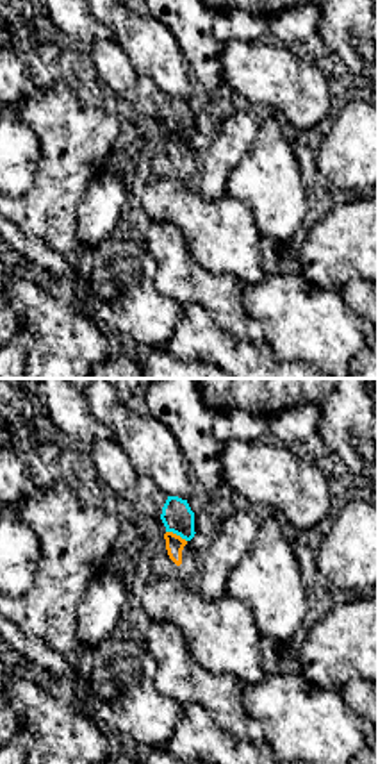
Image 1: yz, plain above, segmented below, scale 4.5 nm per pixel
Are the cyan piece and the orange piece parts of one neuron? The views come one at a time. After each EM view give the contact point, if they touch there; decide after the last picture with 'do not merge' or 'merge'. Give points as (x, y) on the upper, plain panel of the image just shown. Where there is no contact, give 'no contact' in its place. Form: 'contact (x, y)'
contact (177, 134)

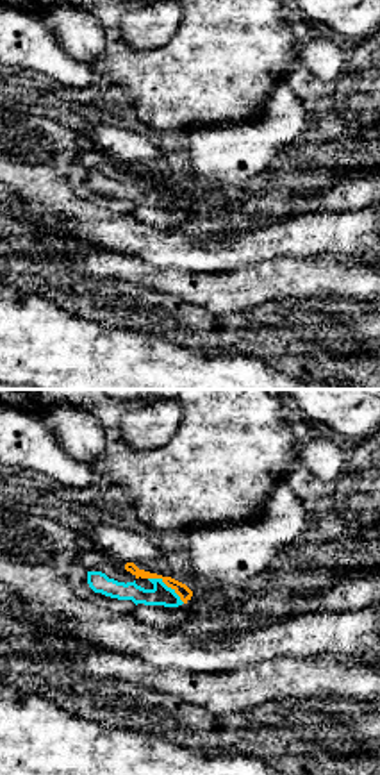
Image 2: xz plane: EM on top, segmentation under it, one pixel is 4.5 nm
contact (165, 184)

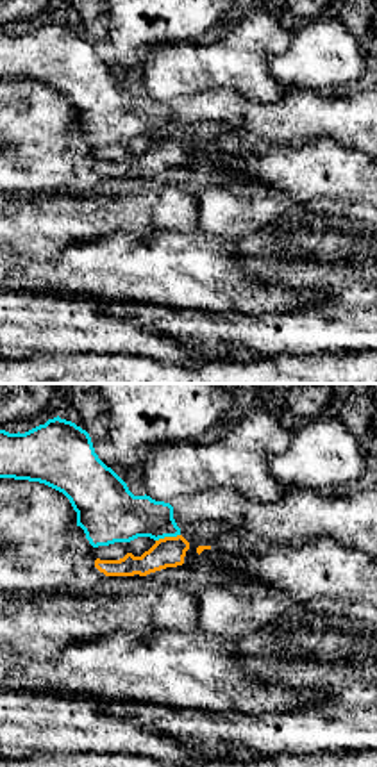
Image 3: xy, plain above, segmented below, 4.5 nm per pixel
contact (167, 136)

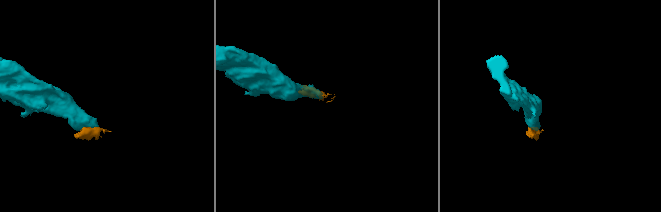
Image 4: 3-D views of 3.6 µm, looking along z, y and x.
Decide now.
do not merge

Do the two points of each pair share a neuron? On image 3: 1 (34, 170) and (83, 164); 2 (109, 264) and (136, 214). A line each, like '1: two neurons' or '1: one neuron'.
1: one neuron
2: two neurons

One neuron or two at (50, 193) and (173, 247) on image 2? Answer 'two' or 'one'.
one

